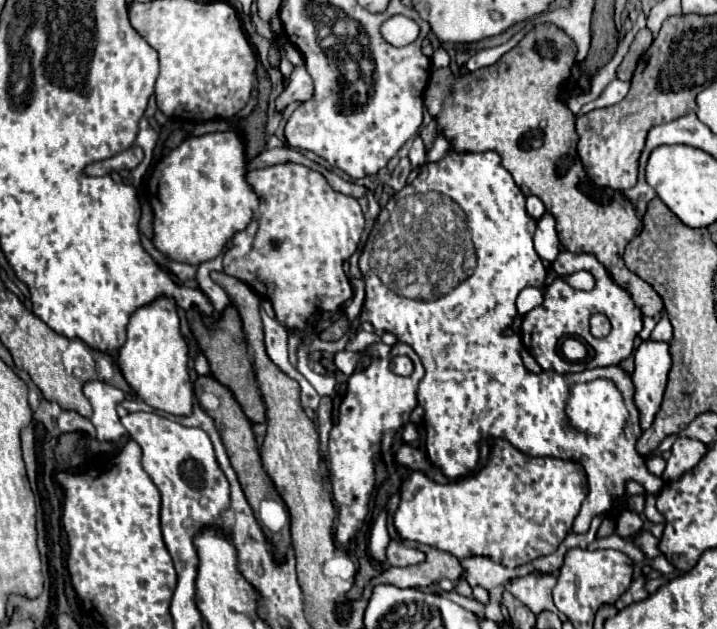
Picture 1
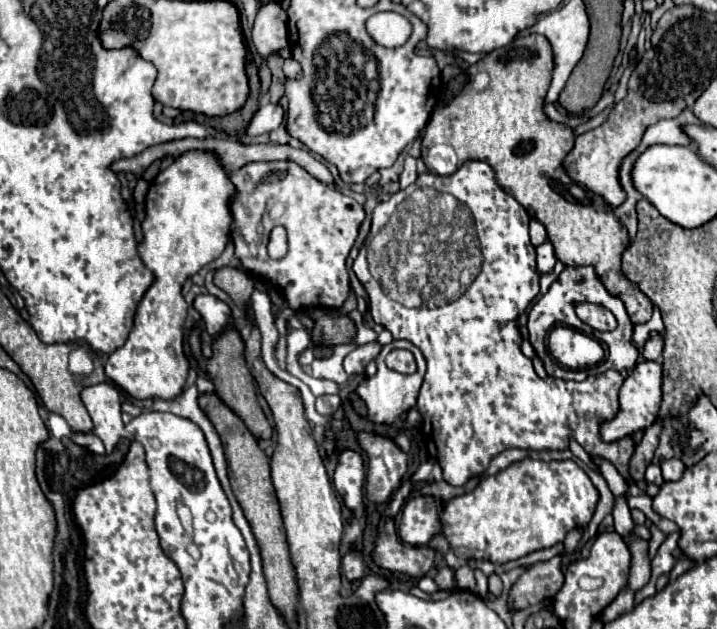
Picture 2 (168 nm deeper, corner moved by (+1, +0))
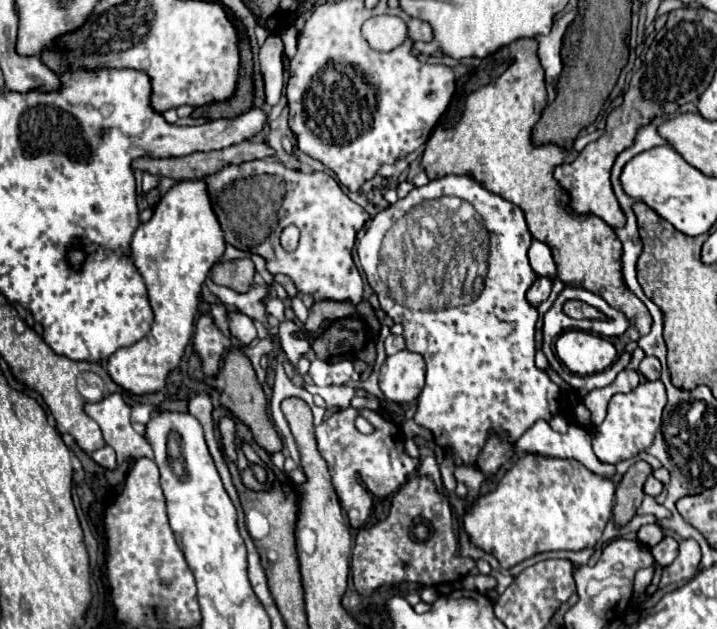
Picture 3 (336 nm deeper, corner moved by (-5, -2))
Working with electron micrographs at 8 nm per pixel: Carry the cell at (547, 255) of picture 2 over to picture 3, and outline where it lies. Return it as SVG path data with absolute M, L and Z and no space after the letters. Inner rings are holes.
M537 278L535 280L535 284L527 290L527 302L531 304L531 306L539 306L543 300L547 300L549 298L549 292L551 292L551 280L547 280L547 278Z

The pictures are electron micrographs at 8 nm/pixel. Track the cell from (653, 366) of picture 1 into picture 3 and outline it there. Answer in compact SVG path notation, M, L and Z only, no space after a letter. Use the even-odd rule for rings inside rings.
M661 380L643 382L629 394L615 394L609 402L605 420L591 432L595 456L605 464L617 464L647 450L653 444L657 428L661 426L661 412L665 404L667 396Z

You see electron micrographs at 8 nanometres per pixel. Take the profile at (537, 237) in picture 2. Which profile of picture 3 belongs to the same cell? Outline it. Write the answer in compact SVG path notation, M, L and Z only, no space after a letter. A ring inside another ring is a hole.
M533 240L531 248L529 248L529 262L531 262L531 268L535 270L537 276L547 276L549 280L557 278L555 262L553 262L553 256L551 256L551 250L547 244Z

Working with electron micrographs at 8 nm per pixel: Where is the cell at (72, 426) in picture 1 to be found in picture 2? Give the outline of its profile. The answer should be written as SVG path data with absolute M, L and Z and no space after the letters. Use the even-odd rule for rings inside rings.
M73 432L71 434L71 440L95 454L105 454L105 448L103 448L103 442L93 434L93 432Z

